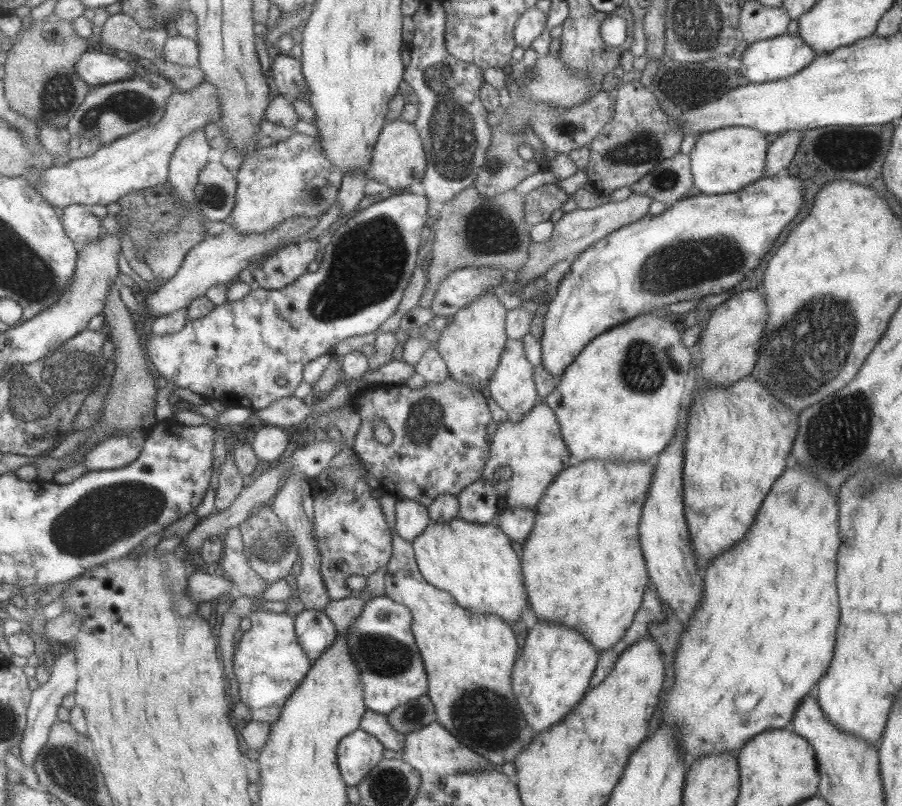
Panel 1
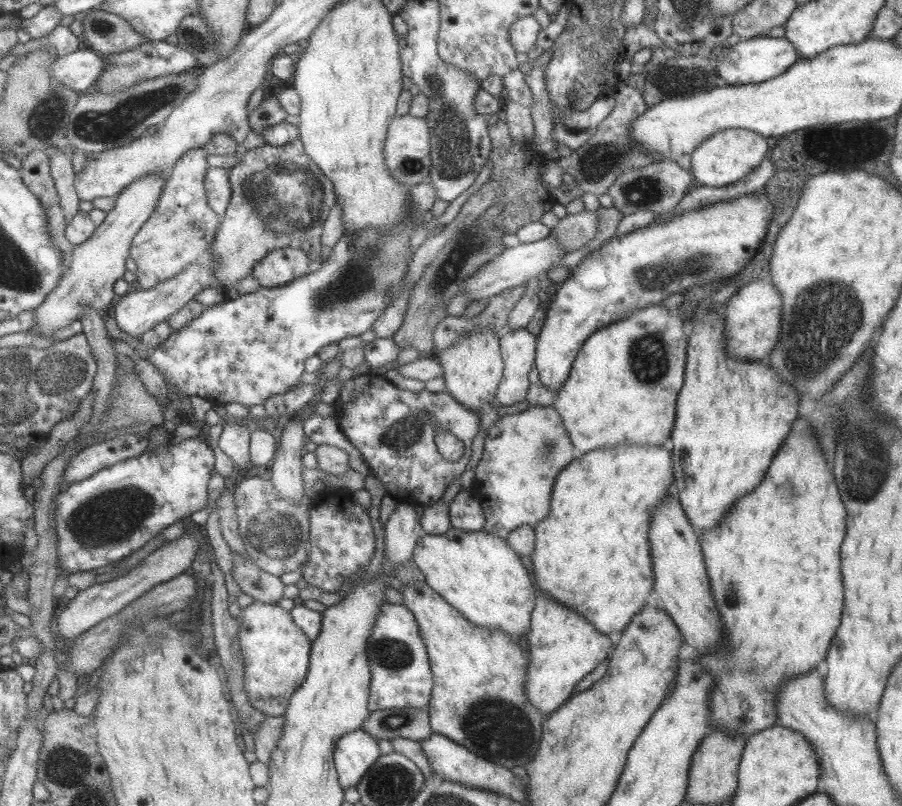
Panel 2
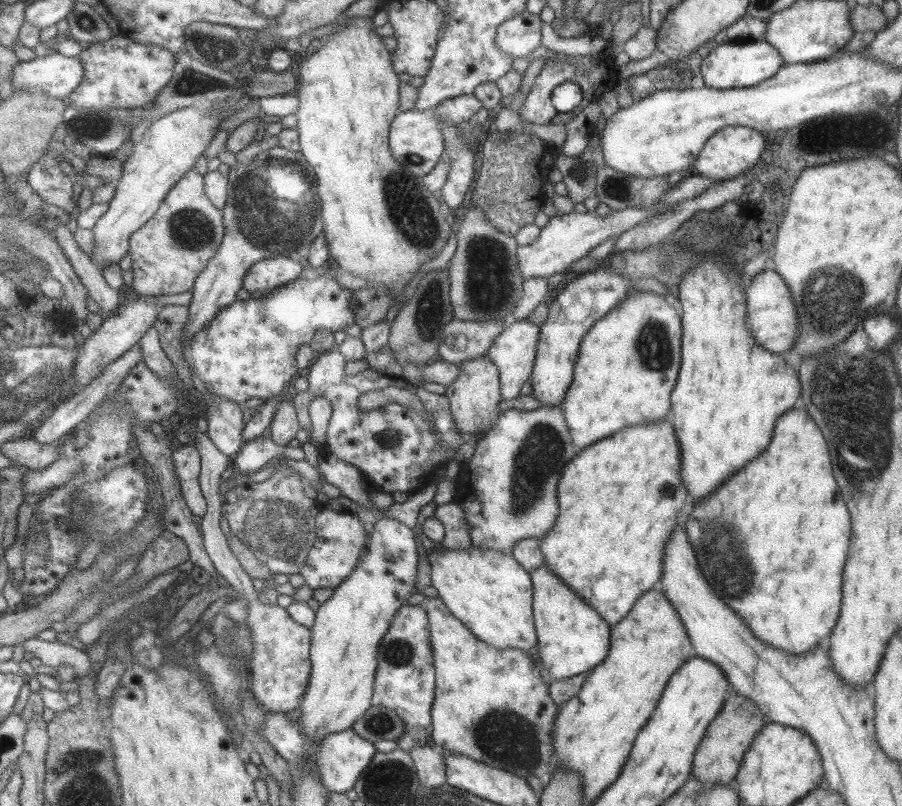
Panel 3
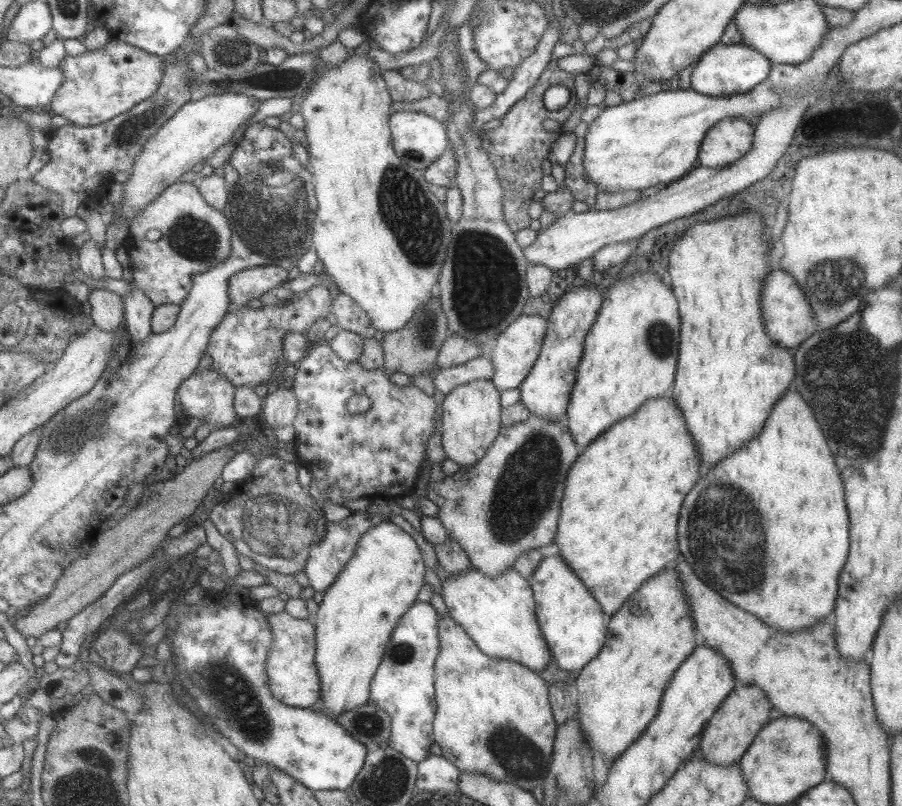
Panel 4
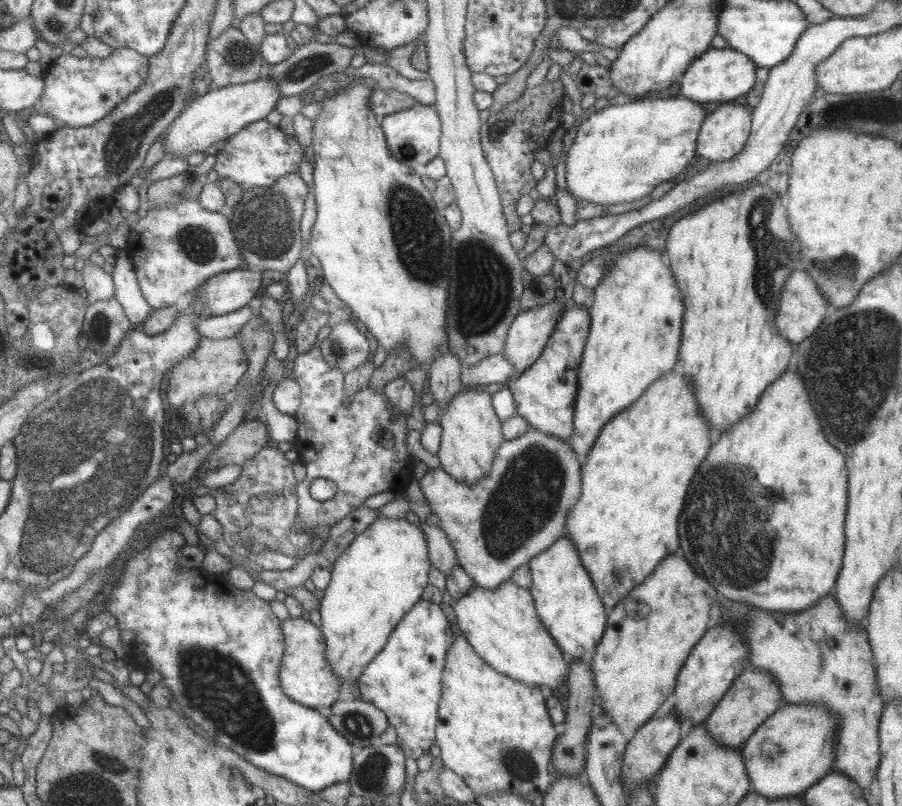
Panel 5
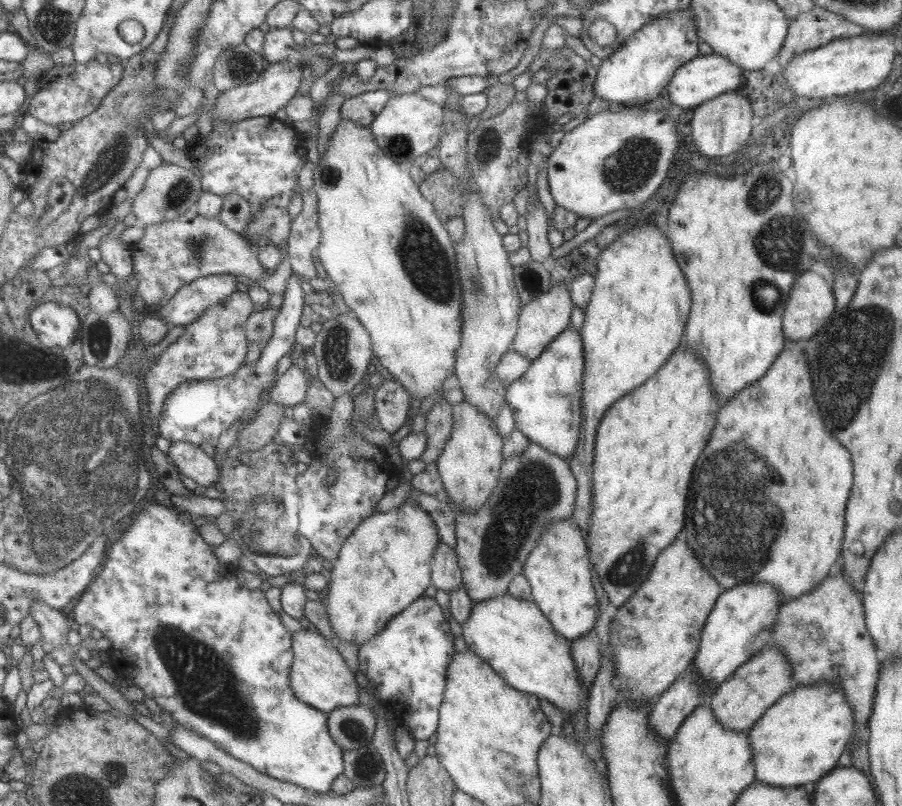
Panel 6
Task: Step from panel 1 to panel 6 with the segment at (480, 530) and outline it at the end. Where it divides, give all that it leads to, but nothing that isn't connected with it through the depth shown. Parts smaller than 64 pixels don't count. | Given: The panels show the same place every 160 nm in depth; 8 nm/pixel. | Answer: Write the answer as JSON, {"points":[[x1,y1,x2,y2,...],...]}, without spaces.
{"points":[[506,593,473,602,471,613,461,628,466,648,482,658,507,686,545,699,567,714,575,714,581,702,588,698,588,690,579,682,569,640,553,630,532,600]]}

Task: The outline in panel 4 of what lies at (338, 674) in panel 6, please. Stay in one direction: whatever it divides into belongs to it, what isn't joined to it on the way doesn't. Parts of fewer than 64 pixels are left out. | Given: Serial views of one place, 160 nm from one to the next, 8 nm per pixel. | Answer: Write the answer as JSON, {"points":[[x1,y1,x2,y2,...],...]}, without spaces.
{"points":[[281,612,265,616,271,630,272,645,267,653,265,672,271,698,283,705,309,709,319,703,319,677,315,666,315,634,312,620,292,618]]}

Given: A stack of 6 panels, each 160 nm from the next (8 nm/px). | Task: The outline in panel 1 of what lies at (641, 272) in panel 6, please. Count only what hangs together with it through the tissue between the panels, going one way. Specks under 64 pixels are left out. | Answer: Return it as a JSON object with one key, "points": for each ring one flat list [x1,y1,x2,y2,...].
{"points":[[660,313,637,315,595,335,567,365,552,391,539,402,555,413,573,461,645,462,670,444,683,415,683,402,694,388,691,350,681,343,680,333,679,325]]}

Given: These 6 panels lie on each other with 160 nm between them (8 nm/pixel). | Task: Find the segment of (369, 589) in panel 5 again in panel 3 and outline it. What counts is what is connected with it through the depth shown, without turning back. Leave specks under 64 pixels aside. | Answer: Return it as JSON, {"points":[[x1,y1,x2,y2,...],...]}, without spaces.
{"points":[[377,517,366,548,367,552,360,555,354,570,333,589,331,597,315,610,314,624,310,628,310,675,307,689,297,708,300,710,297,724,308,745,318,743,326,734,349,729,371,706,377,668,376,650,395,610,406,603,415,586,419,556,411,528,392,518]]}

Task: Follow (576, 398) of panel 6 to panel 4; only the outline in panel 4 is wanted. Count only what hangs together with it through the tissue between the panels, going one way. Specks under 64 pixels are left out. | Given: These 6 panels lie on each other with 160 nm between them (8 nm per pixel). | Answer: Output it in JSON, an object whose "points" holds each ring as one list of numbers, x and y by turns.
{"points":[[578,284,571,290,566,290,550,310,539,355,518,386,520,402,530,414,551,422,564,421,584,340,592,322,595,322,602,301,602,294,599,292,601,291,597,291,595,285]]}

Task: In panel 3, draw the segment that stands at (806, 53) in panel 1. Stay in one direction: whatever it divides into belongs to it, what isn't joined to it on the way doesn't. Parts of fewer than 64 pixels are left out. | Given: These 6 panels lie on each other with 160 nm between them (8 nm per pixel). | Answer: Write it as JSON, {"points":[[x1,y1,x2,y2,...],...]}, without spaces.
{"points":[[764,40,736,41,718,44,697,64,701,68,699,83,711,89,741,89,757,85,777,73,783,65,777,51]]}

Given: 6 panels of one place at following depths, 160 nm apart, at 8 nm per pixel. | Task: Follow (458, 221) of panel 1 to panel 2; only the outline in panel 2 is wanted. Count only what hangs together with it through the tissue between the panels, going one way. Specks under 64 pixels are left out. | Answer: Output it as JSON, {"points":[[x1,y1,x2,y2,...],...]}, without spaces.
{"points":[[480,219,448,239,447,244,439,254,436,254,433,262,425,267,423,274,412,288,403,322,390,338,396,349,411,347,418,350,420,356,431,353,434,346,433,329,448,315,446,308,451,297,459,290,465,279,505,248,500,239,503,234,505,232,494,222]]}

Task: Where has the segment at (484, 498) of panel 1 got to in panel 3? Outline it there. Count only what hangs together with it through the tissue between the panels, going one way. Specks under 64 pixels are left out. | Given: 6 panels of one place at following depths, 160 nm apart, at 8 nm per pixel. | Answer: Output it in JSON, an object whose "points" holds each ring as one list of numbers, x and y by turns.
{"points":[[452,501,435,505,435,517,444,526,444,537,440,544,449,551,467,551,471,547,468,526,462,508]]}

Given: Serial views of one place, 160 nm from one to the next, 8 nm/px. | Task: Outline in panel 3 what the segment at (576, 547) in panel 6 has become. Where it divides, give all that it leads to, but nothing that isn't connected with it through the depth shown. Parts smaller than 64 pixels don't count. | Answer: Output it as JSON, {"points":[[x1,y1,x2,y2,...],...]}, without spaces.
{"points":[[542,565,529,572,529,577,532,583,532,618,534,629,536,632,536,645,541,659,543,670,547,670,555,680,563,680,582,672,591,670,597,666,607,656,609,650,609,625,605,623,595,610,592,610,574,590,565,586,565,582,561,582,555,574,551,574,551,570,547,570,547,566]]}

